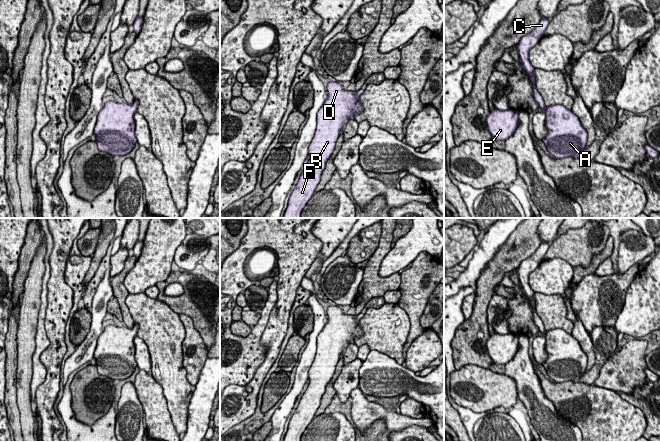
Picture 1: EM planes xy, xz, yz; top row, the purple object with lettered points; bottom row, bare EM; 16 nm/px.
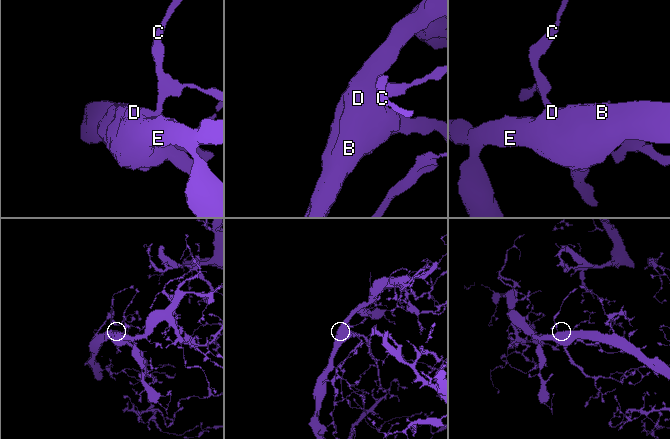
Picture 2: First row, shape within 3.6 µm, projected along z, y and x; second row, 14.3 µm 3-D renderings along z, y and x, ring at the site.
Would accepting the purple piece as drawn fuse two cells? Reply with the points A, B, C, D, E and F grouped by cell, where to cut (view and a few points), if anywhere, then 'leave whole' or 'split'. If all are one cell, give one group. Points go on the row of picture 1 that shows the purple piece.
A B C D E F; no cut; leave whole

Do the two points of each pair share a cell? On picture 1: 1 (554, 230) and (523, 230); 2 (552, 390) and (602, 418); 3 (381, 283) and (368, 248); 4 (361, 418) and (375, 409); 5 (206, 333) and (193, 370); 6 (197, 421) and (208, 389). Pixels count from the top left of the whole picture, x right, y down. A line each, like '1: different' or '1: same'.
1: different
2: same
3: different
4: same
5: different
6: same

